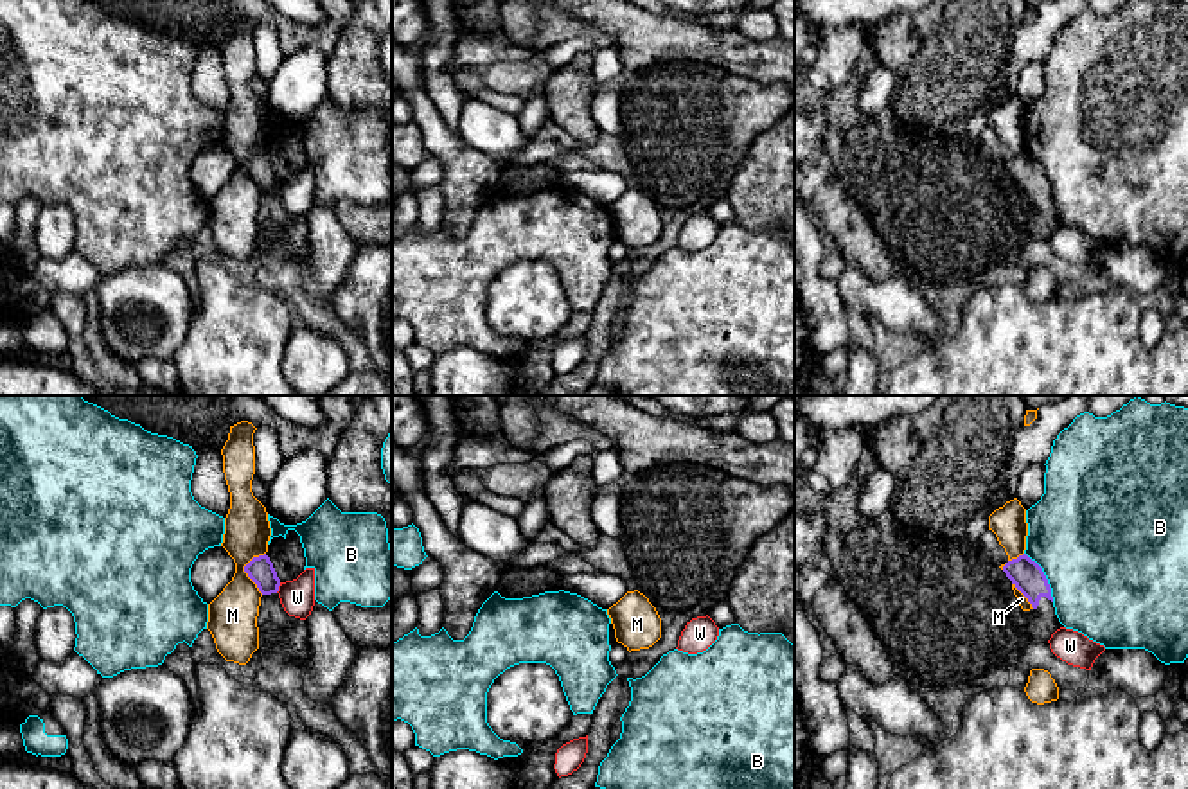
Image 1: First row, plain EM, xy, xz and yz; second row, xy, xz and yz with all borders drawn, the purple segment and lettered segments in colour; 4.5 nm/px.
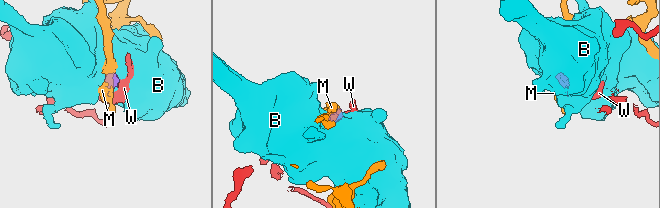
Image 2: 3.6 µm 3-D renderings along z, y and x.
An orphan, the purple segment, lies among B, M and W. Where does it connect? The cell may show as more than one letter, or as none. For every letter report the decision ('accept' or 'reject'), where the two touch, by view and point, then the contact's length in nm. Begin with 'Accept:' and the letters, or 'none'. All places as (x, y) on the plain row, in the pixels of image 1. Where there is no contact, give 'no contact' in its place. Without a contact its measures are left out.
Accept: none
B: reject | yz (1045, 175) | 260 nm
M: reject | xy (245, 168) | 190 nm
W: reject | xy (277, 186) | 50 nm

